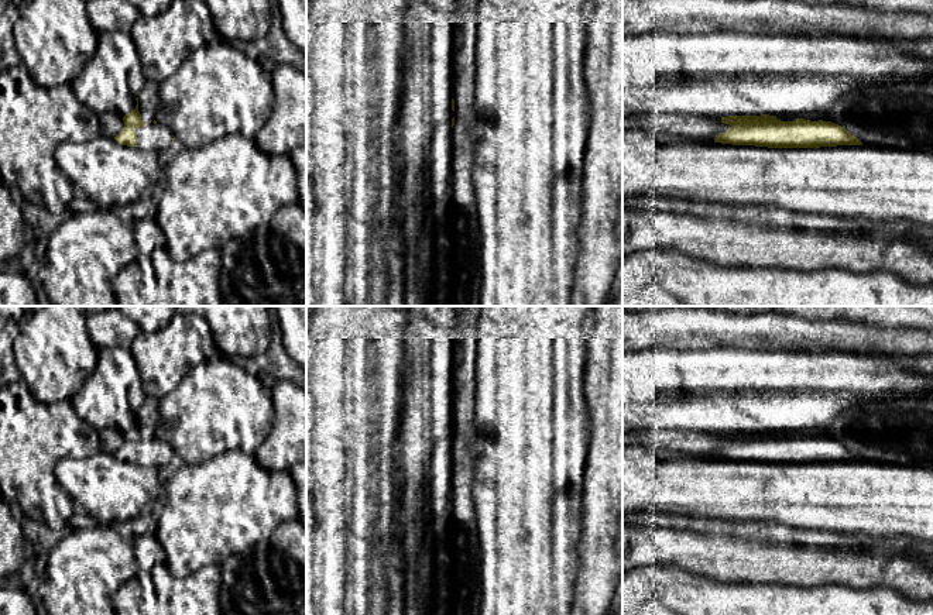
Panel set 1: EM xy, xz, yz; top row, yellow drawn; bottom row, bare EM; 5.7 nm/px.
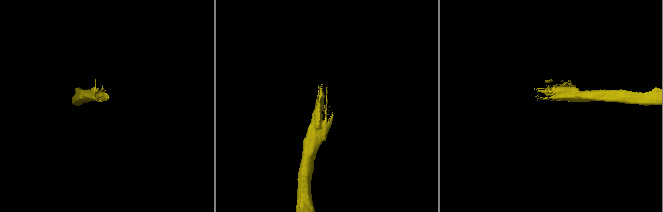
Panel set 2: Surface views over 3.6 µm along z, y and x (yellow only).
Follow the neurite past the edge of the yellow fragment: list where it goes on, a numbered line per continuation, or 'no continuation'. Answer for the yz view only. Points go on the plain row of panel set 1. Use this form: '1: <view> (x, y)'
no continuation

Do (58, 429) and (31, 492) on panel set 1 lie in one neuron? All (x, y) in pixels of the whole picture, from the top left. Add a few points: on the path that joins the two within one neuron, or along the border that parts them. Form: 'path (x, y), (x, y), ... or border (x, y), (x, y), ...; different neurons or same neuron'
path (43, 445), (31, 456), (31, 477); same neuron

